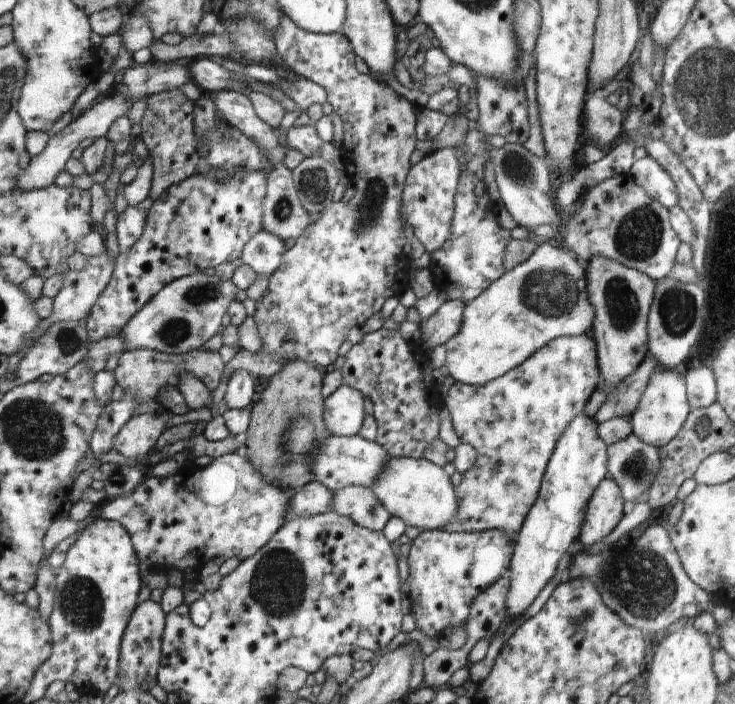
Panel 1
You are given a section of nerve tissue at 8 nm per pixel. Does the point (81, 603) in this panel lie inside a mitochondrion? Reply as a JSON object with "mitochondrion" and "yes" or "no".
{"mitochondrion":"yes"}

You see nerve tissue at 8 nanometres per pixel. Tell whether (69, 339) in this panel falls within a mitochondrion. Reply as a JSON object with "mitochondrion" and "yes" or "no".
{"mitochondrion":"yes"}

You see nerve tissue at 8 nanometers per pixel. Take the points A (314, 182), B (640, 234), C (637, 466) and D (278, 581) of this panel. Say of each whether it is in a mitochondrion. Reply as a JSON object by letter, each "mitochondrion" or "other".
{"A":"mitochondrion","B":"mitochondrion","C":"mitochondrion","D":"mitochondrion"}

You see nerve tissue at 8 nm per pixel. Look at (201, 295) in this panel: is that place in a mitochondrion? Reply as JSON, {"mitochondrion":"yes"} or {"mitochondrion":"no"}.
{"mitochondrion":"yes"}

